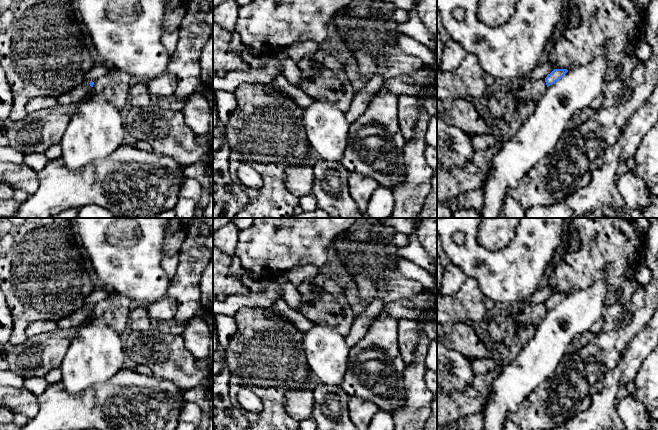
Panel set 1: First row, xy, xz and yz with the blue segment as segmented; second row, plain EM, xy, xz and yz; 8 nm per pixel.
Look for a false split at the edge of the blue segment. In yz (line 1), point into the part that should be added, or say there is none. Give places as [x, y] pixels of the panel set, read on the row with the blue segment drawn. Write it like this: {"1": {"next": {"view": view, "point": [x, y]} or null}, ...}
{"1": {"next": null}}

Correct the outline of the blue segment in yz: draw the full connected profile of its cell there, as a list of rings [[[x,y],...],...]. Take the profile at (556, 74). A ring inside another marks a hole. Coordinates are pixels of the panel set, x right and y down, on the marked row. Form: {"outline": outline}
{"outline": [[[554,69],[550,74],[547,75],[545,78],[545,82],[547,87],[557,82],[561,79],[566,73],[568,72],[567,69]]]}

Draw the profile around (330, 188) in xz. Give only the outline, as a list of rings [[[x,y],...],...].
[[[318,160],[313,166],[313,187],[311,194],[315,197],[318,207],[332,218],[364,218],[349,193],[350,172],[340,162]]]

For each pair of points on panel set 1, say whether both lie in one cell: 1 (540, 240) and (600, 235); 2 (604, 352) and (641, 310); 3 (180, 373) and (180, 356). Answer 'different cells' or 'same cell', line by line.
1: different cells
2: same cell
3: same cell

